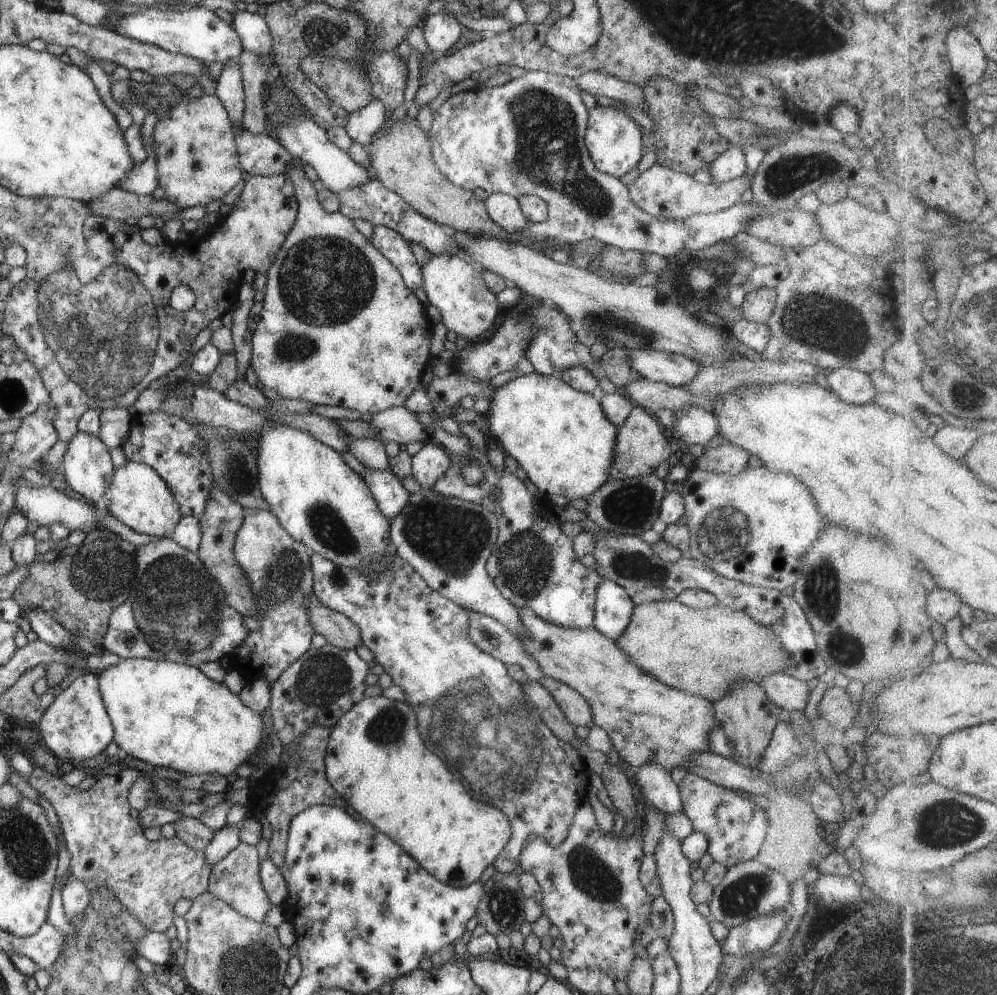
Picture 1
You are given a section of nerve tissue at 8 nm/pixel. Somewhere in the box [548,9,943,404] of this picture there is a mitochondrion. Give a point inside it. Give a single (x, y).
(829, 323)

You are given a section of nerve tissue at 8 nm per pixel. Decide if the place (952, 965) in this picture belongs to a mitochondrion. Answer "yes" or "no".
yes

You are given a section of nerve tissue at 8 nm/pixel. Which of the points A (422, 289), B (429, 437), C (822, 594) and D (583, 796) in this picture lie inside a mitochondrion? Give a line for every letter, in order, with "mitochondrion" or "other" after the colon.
A: other
B: other
C: mitochondrion
D: other

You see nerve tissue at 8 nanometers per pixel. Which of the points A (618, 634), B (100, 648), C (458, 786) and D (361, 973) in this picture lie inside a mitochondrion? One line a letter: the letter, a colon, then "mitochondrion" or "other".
A: other
B: other
C: mitochondrion
D: other

